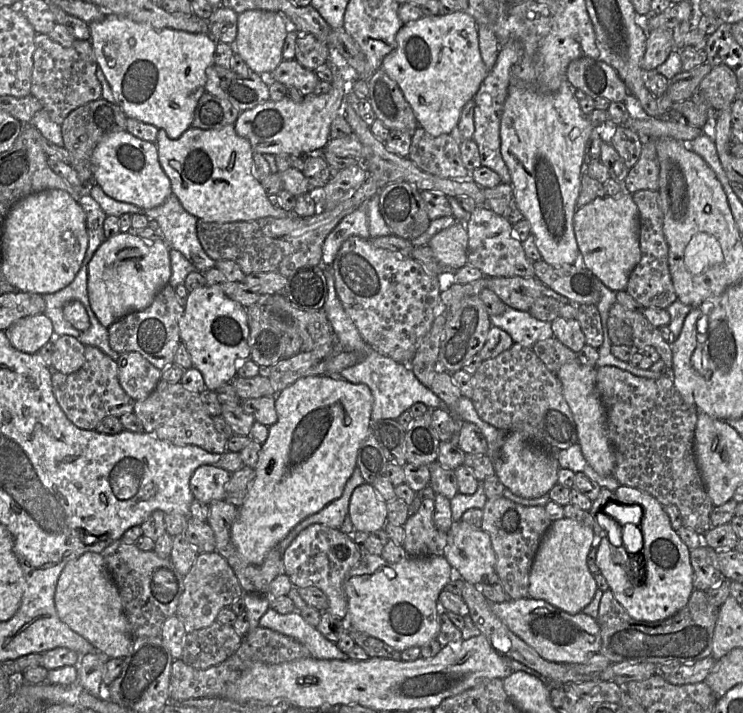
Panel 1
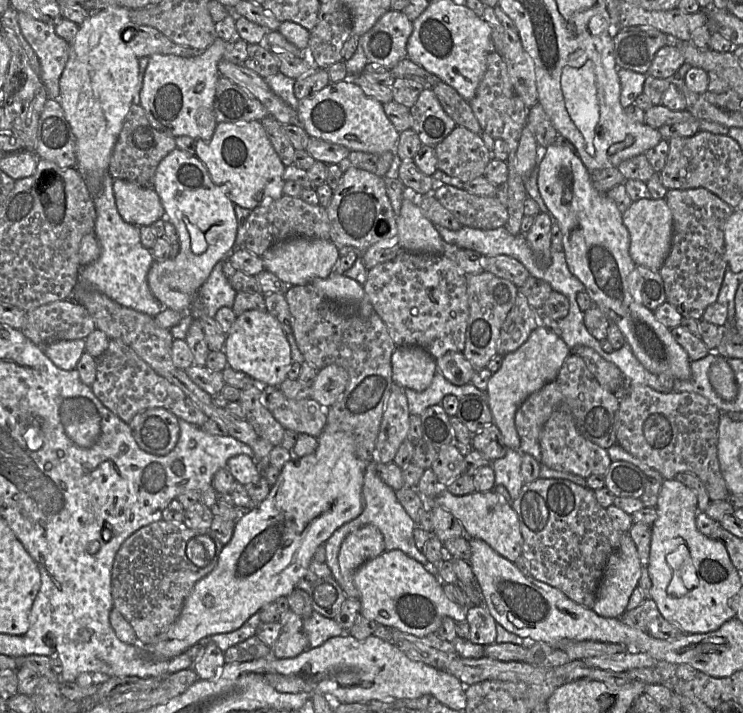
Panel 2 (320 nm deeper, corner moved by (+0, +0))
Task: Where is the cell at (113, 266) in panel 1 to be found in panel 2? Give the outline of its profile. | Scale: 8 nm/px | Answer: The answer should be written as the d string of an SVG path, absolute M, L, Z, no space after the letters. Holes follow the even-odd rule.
M179 148L170 152L158 165L153 189L159 195L170 221L179 235L179 252L175 257L154 261L147 276L149 289L166 308L189 313L198 289L206 281L215 264L234 246L237 236L235 204L216 185L204 163Z

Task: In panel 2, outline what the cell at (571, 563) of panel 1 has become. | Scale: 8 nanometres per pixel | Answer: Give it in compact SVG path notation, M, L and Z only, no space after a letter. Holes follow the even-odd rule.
M622 534L619 547L605 564L592 610L605 618L621 618L641 574L636 546L628 534Z

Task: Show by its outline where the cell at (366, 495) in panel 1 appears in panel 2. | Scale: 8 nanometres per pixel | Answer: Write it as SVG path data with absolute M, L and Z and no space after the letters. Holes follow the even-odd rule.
M444 490L436 494L432 499L425 500L431 500L432 506L439 506L450 511L460 521L464 528L464 534L468 538L483 540L498 554L513 563L521 556L523 538L517 515L510 503L499 496L494 490L486 492L475 491L474 493L465 496L455 496Z

